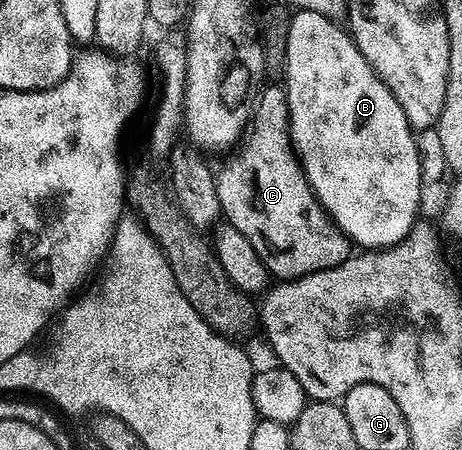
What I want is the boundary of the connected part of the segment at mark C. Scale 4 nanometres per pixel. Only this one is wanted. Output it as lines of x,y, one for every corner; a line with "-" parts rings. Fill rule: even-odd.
276,84
261,89
258,113
251,119
243,144
216,174
220,213
227,225
238,228
250,240
269,275
276,280
295,280
345,262
353,253
353,243
316,199
292,148
287,89

